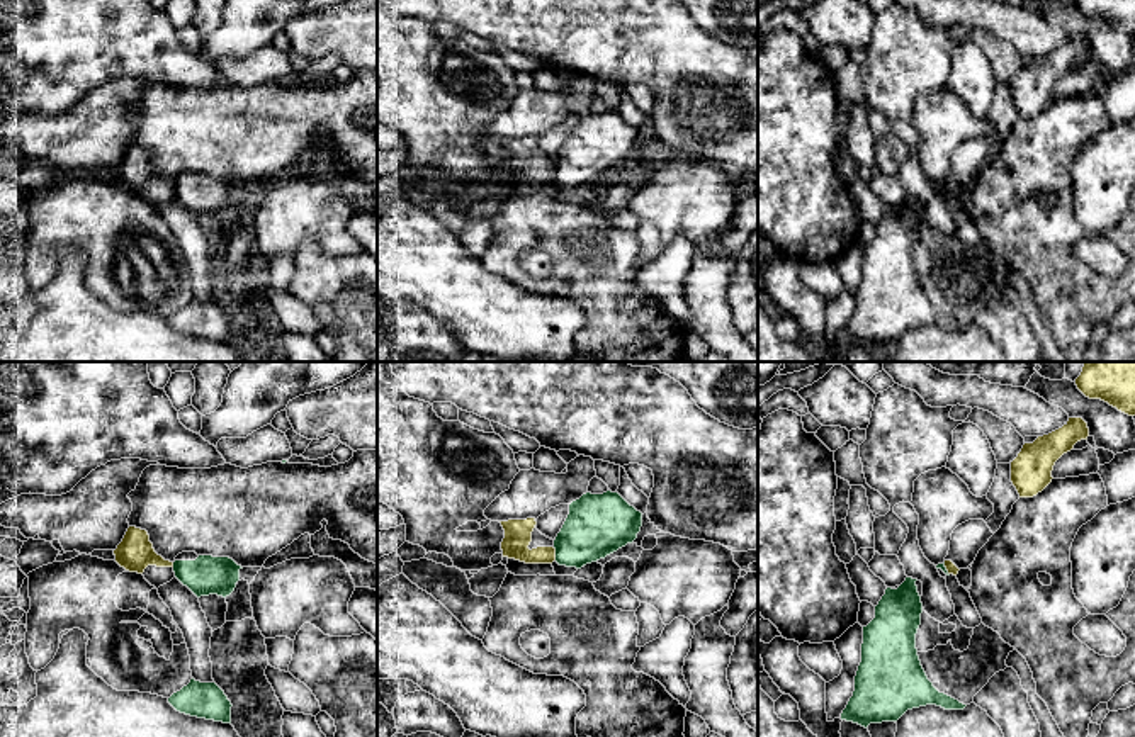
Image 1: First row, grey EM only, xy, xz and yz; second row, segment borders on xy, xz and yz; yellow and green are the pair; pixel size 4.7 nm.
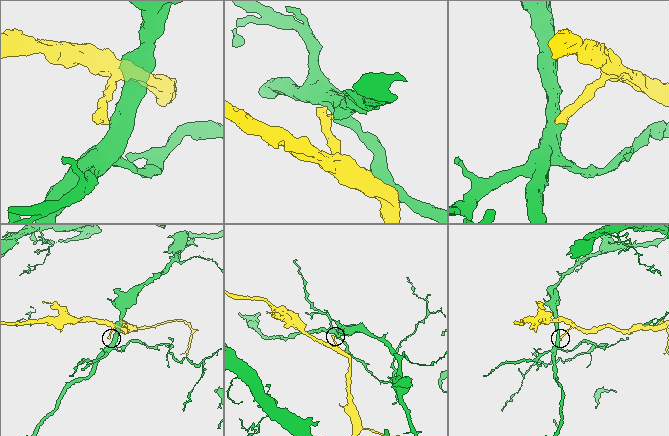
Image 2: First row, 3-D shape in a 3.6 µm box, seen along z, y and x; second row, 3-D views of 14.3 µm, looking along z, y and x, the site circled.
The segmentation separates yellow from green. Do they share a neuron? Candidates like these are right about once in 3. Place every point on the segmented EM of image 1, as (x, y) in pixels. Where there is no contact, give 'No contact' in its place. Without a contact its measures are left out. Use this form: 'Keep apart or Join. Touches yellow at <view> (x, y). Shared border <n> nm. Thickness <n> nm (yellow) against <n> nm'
Keep apart. Touches yellow at xz (554, 554). Shared border 70 nm. Thickness 130 nm (yellow) against 300 nm

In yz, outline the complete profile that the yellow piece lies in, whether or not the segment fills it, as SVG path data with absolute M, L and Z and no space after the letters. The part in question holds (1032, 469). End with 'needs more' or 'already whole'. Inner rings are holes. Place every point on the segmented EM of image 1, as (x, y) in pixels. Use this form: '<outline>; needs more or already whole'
M1082 418L1069 421L1033 443L1025 443L1018 457L1011 462L1011 482L1019 498L1033 498L1052 482L1055 462L1081 440L1087 440L1089 428Z; already whole

